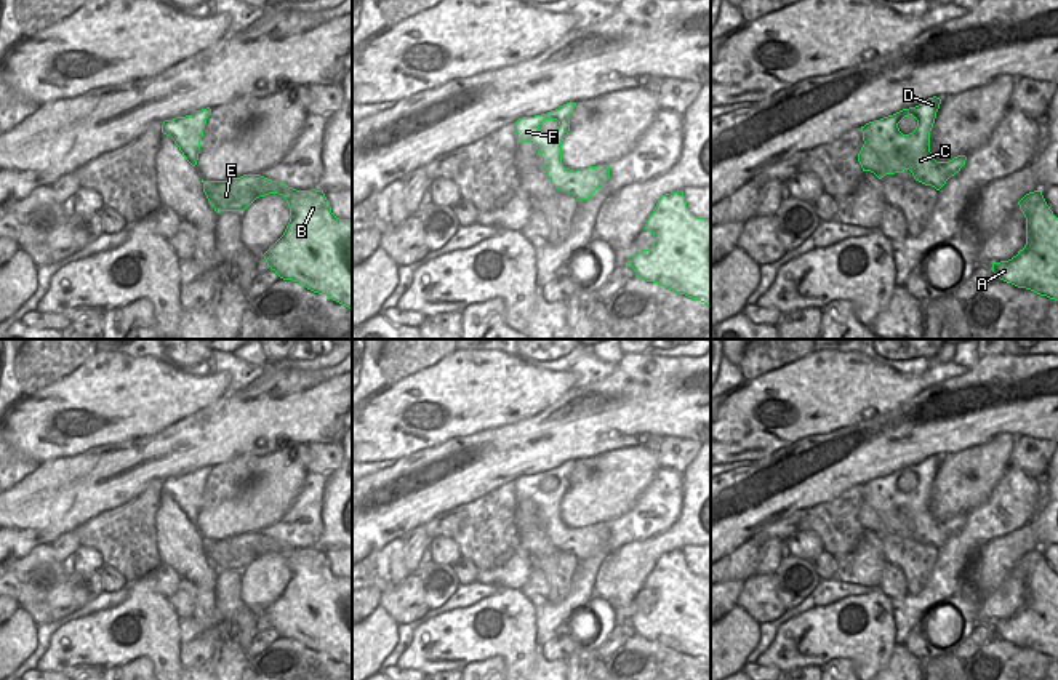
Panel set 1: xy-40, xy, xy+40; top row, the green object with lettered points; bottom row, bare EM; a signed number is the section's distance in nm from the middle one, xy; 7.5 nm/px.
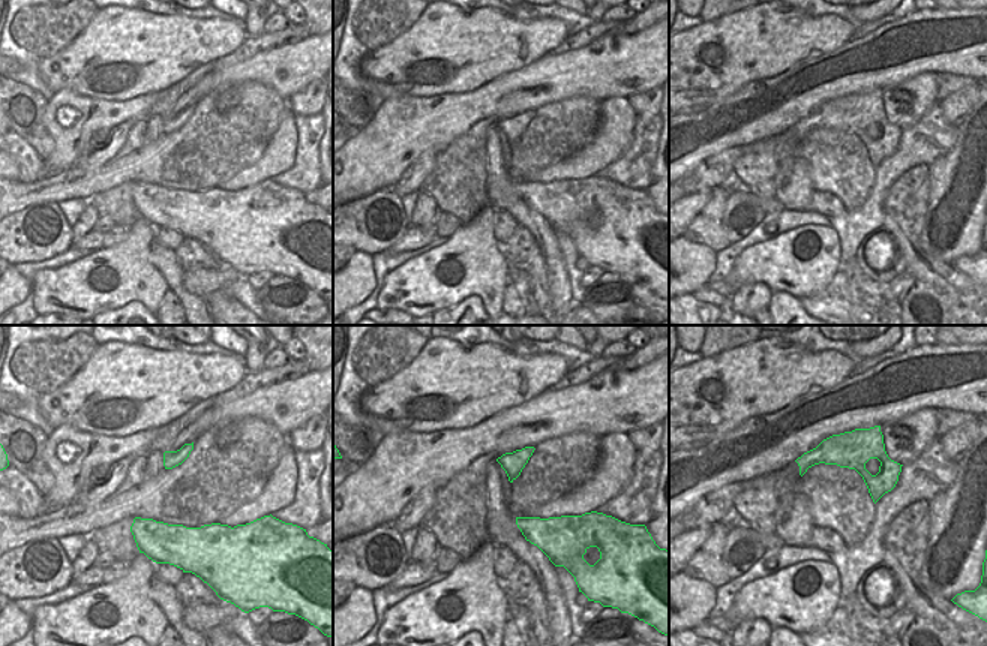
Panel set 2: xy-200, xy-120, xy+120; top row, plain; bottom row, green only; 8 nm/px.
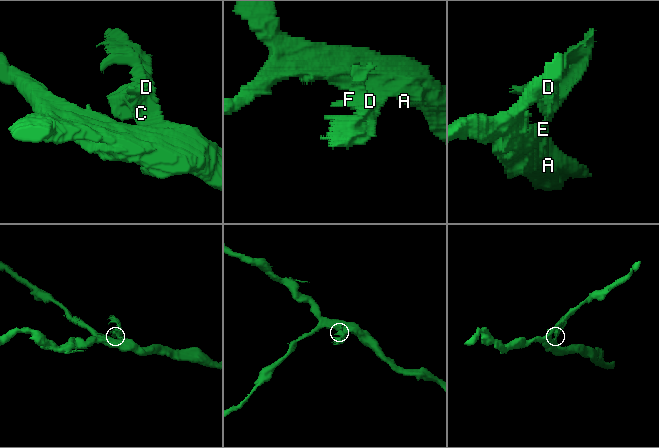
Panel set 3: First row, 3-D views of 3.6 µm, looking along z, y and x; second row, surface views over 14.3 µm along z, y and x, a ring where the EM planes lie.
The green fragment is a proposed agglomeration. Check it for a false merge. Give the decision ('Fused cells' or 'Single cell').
Single cell

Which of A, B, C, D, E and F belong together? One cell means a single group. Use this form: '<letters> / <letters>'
A B C D E F

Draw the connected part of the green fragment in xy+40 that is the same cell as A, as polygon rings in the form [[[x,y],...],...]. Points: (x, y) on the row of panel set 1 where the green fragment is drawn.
[[[1042,190],[1020,202],[1026,218],[1026,245],[1008,261],[992,262],[994,277],[1058,301],[1058,218]]]

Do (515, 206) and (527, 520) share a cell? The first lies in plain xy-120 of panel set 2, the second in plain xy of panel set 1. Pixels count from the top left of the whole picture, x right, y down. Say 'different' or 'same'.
same

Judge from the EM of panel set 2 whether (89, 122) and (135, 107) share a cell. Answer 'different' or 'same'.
same

